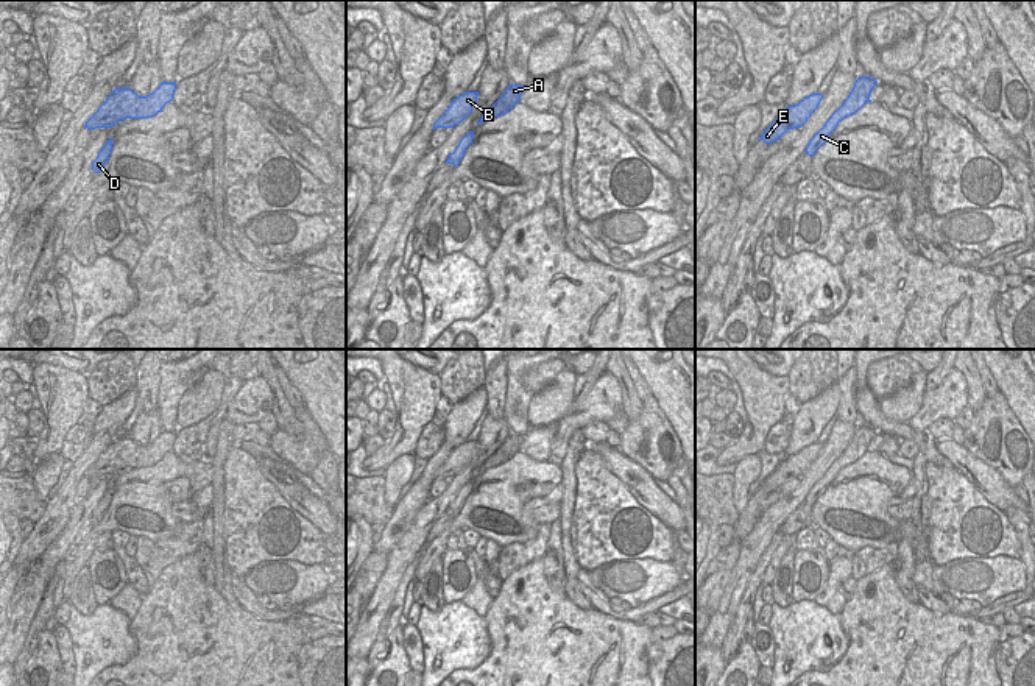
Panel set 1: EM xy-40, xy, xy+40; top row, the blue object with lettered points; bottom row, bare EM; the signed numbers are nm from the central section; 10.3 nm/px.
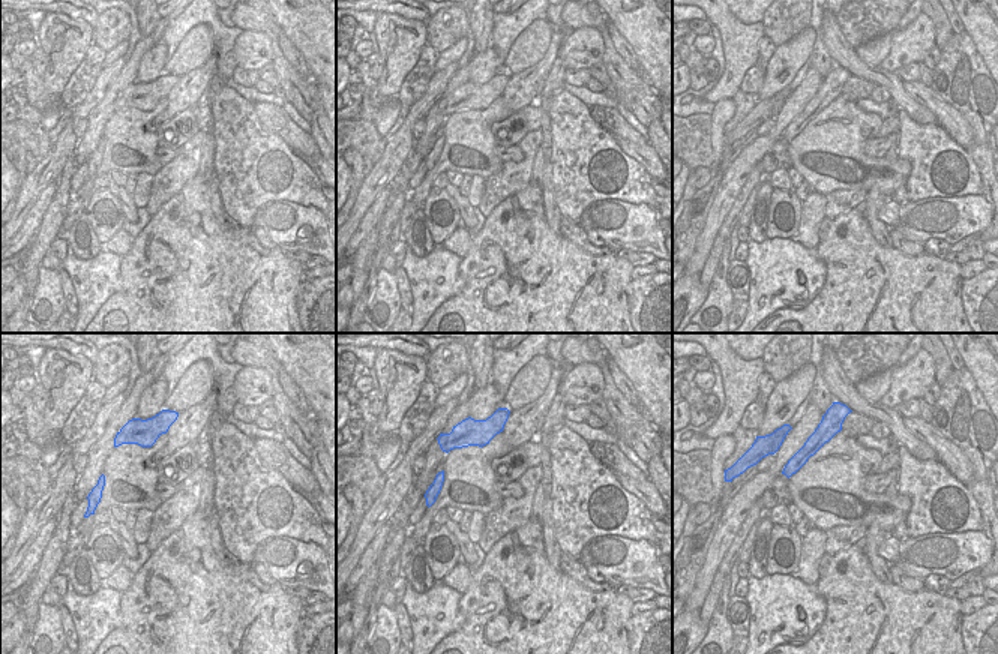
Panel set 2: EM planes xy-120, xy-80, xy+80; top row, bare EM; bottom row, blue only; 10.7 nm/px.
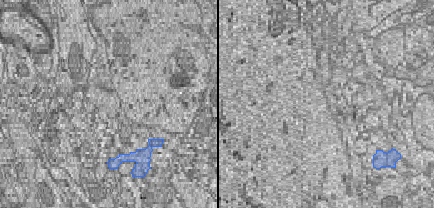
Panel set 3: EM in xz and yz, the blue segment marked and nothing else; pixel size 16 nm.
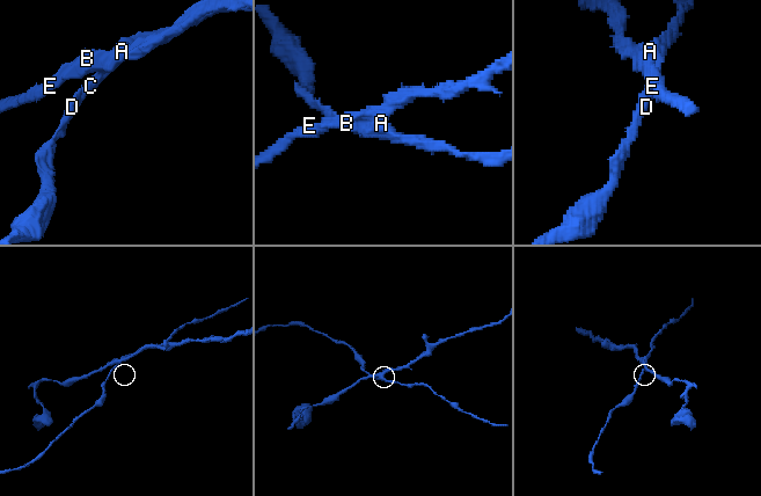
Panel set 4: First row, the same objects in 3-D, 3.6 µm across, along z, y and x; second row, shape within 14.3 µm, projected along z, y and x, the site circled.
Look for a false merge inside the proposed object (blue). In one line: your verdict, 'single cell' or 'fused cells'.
fused cells

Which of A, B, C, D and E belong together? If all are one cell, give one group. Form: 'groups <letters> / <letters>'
groups A C D / B E

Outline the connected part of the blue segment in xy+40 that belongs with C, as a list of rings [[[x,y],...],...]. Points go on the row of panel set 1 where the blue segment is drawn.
[[[860,76],[856,80],[853,90],[843,104],[831,115],[831,118],[825,123],[825,126],[811,139],[804,153],[814,156],[815,151],[826,142],[831,133],[837,128],[837,125],[853,114],[856,114],[865,103],[871,101],[870,94],[874,89],[878,81],[870,76]]]

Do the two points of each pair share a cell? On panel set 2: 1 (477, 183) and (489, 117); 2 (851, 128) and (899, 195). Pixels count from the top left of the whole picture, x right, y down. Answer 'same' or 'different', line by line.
1: different
2: same

